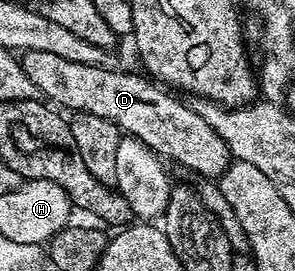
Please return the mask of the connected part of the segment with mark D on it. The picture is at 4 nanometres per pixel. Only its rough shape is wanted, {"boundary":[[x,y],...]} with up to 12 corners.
{"boundary":[[26,51],[52,106],[109,119],[159,157],[218,179],[233,158],[146,76]]}

